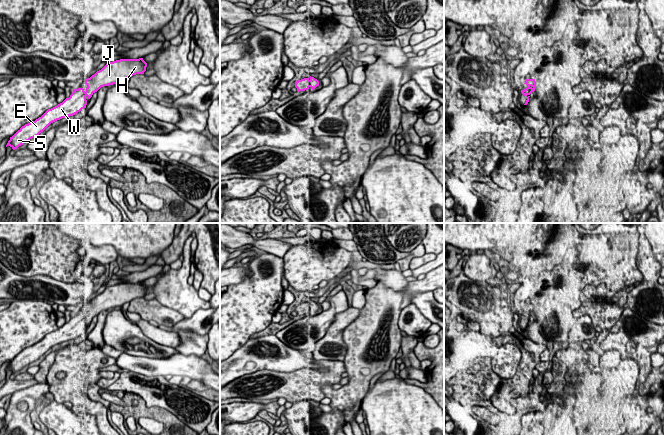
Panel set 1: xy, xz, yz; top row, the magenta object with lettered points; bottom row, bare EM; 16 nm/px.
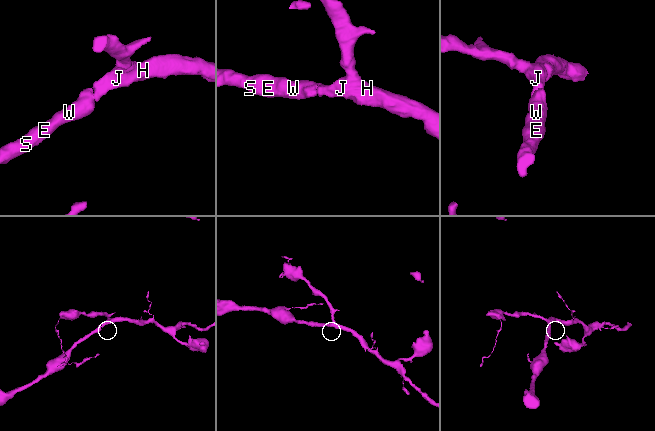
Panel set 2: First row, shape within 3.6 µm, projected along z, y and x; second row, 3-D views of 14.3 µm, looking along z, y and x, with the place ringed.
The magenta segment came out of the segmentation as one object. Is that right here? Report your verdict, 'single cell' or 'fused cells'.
single cell

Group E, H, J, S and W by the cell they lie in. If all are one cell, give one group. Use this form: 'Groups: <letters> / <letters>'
Groups: E H J S W

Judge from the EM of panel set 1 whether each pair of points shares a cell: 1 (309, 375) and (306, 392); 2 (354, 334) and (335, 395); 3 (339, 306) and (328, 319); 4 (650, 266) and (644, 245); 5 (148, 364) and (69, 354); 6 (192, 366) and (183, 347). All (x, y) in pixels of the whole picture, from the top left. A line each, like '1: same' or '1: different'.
1: same
2: same
3: same
4: same
5: different
6: different

